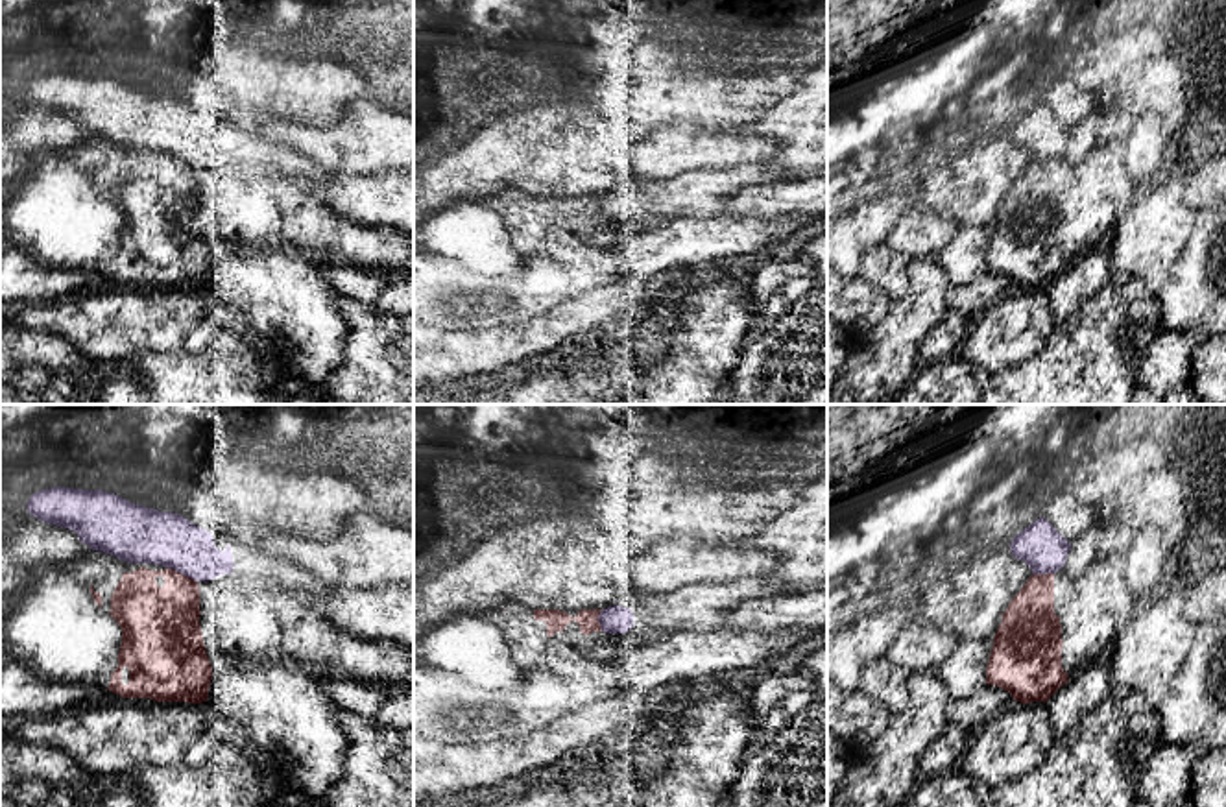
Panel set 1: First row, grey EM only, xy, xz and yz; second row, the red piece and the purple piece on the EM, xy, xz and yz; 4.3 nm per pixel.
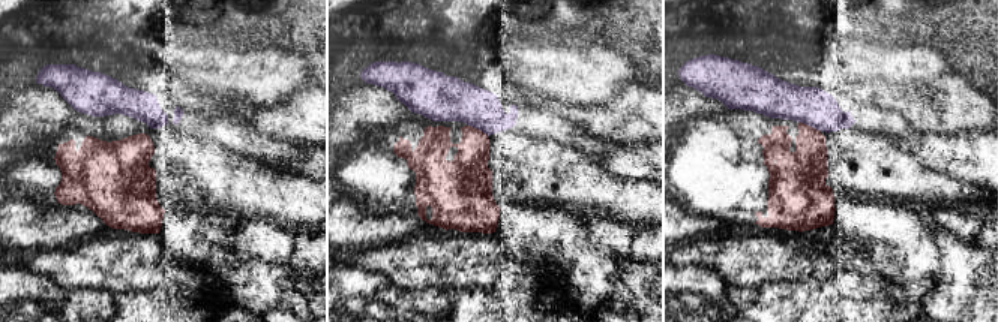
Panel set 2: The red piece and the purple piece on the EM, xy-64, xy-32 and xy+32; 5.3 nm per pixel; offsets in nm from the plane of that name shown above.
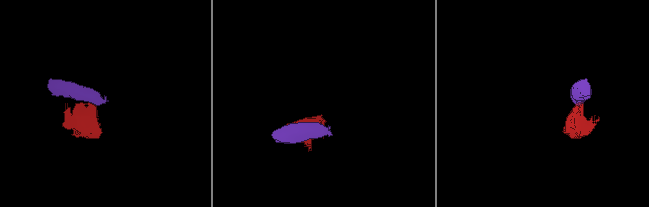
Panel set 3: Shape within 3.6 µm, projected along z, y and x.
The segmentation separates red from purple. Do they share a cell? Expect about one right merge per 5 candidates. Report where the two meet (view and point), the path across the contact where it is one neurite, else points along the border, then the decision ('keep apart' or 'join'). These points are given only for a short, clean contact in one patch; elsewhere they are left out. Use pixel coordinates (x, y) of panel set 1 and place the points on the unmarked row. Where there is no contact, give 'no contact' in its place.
contact xy (180, 159); keep apart

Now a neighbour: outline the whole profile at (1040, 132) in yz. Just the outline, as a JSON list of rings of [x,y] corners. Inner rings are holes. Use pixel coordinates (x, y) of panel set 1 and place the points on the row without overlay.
[[[1036,105],[1012,129],[1014,144],[1025,148],[1032,161],[1056,159],[1065,151],[1071,129],[1045,105]]]

